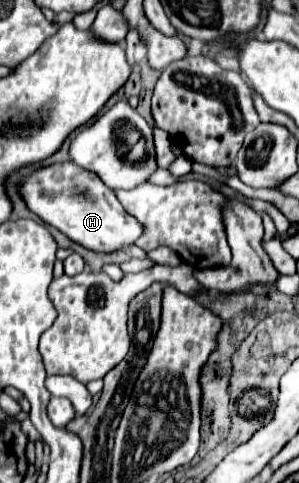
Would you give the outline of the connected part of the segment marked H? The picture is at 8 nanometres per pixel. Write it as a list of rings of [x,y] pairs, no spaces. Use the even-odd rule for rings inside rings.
[[[73,162],[51,164],[31,172],[21,180],[19,196],[43,222],[95,252],[115,252],[119,248],[127,248],[141,236],[141,224],[125,212],[113,190],[109,190],[95,174],[81,170]]]

